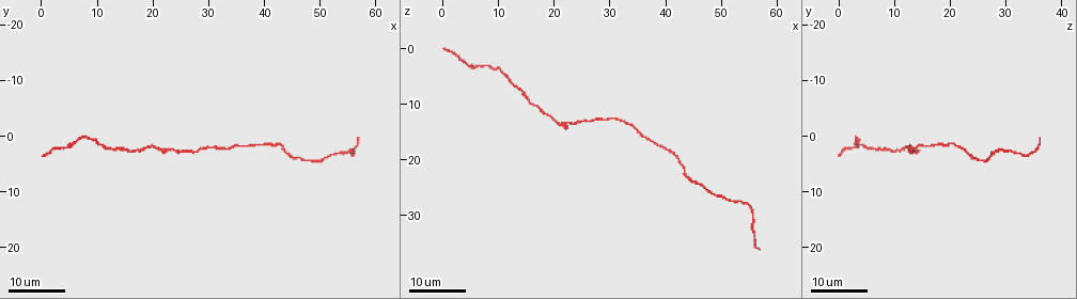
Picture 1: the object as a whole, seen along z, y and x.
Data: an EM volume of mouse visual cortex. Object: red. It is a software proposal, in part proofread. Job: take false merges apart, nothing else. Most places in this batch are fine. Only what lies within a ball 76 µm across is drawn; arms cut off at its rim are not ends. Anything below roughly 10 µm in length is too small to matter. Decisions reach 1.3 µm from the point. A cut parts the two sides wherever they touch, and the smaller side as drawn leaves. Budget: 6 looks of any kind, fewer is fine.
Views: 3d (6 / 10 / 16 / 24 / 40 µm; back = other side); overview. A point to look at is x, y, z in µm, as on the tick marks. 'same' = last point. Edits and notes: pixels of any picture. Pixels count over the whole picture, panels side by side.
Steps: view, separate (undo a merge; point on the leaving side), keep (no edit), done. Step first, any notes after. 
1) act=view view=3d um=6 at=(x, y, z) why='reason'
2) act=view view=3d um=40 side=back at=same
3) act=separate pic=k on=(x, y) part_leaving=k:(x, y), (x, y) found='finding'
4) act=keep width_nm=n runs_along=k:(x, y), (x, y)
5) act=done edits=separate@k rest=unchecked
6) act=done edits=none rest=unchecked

act=view view=3d um=24 at=(30.5, 2.0, 12.5) why='narrows sharply'

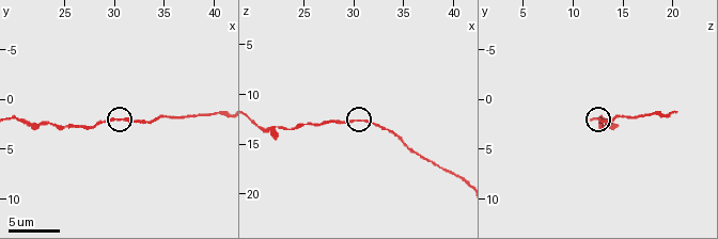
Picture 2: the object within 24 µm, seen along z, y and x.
act=view view=3d um=10 at=(30.4, 2.0, 12.4) why='closer look'

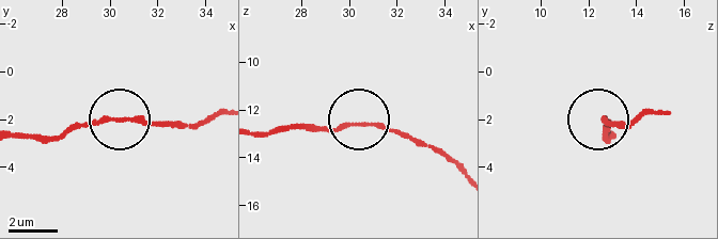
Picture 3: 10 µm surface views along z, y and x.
act=keep runs_along=3:(165, 126), (106, 121), (64, 130) found='one neuron here'

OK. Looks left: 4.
act=view view=3d um=24 at=(42.0, 1.5, 19.5) why='thick turns thin'

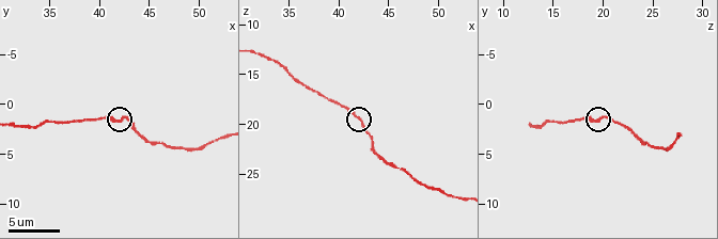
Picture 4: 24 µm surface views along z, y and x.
act=view view=3d um=10 at=(42.0, 1.6, 19.6) why='zoom in'

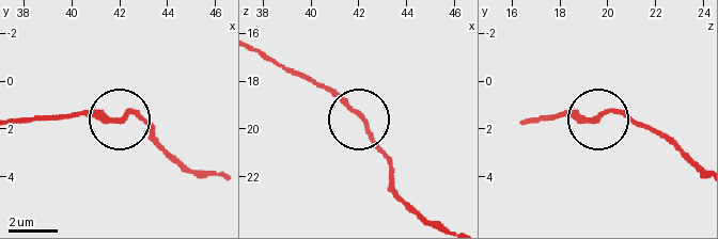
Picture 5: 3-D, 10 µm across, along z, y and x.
act=keep runs_along=5:(18, 122), (115, 117), (130, 111), (151, 124) found='continuous, no second neuron'

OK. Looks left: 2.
act=view view=3d um=10 at=(20.6, 2.2, 13.2) why='calibre changes'

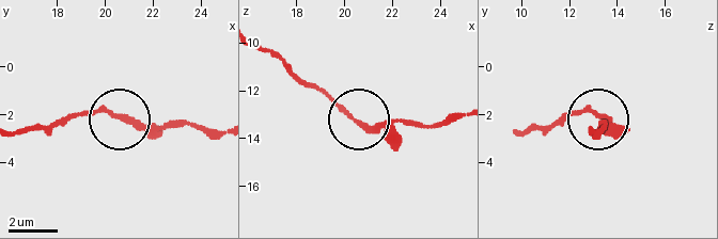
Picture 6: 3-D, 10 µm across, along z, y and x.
act=keep width_nm=190 runs_along=6:(456, 115), (420, 128), (402, 122), (364, 126), (306, 81) found='all the same neuron'

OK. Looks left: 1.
act=done edits=none rest=unchecked

